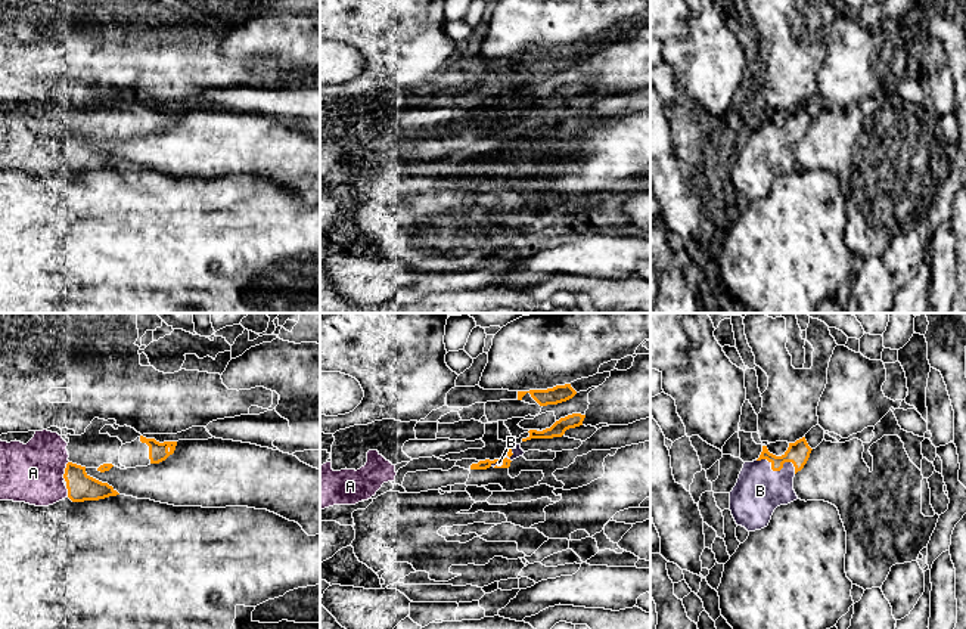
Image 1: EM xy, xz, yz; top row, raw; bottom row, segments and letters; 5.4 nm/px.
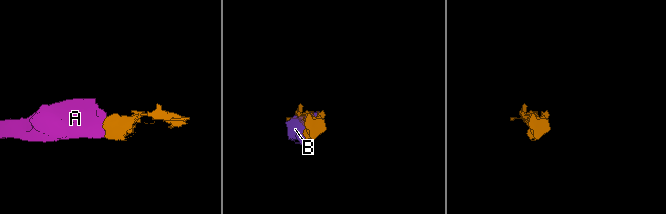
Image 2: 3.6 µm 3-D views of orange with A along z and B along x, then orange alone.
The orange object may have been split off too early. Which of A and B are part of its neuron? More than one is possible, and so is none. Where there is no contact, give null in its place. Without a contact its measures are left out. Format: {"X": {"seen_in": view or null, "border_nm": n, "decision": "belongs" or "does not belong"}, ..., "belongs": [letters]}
{"A": {"seen_in": "xy", "border_nm": 110, "decision": "belongs"}, "B": {"seen_in": "yz", "border_nm": 220, "decision": "belongs"}, "belongs": ["A", "B"]}

